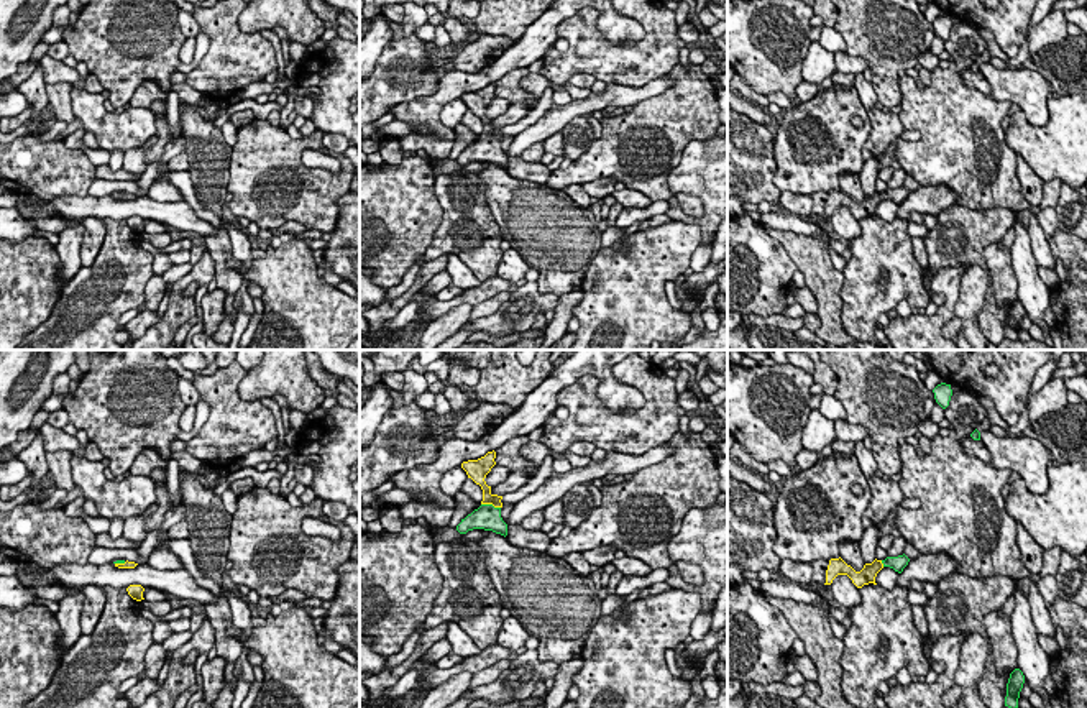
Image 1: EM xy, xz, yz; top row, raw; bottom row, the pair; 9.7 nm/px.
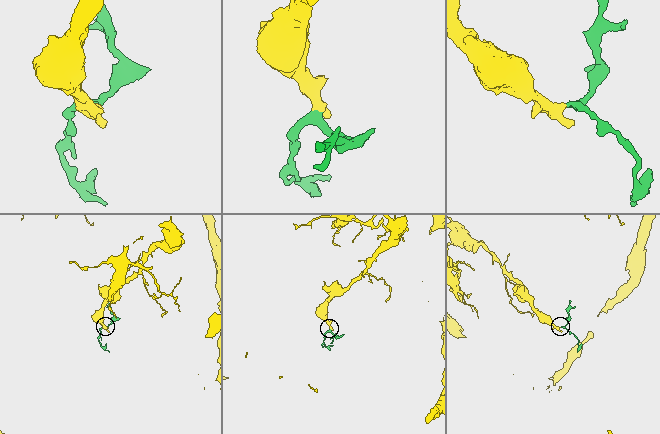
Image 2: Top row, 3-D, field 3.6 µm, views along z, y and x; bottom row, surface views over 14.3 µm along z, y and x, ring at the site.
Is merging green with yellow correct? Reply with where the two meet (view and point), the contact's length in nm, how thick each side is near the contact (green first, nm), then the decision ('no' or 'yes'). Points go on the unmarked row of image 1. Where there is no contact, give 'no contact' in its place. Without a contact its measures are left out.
xz (491, 137) | 200 nm | 240/120 nm | yes

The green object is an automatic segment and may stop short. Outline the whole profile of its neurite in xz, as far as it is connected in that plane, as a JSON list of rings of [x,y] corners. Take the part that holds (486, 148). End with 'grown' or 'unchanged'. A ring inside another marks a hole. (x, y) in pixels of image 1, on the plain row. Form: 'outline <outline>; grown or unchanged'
outline [[[488,84],[484,89],[478,92],[468,92],[461,95],[461,100],[466,103],[468,110],[471,110],[483,122],[483,133],[478,141],[468,146],[456,158],[460,166],[466,166],[473,161],[493,163],[501,168],[507,168],[507,156],[501,149],[502,128],[493,126],[491,118],[486,117],[484,110],[496,97],[494,94],[496,84]]]; grown

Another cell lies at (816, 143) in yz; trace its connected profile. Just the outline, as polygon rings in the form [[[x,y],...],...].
[[[831,85],[777,117],[773,184],[813,194],[839,191],[842,174],[860,174],[872,123],[854,85]]]

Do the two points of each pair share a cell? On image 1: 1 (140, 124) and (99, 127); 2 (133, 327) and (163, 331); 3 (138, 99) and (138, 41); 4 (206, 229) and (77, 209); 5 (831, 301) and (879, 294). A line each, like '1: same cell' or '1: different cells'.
1: same cell
2: different cells
3: different cells
4: same cell
5: different cells

